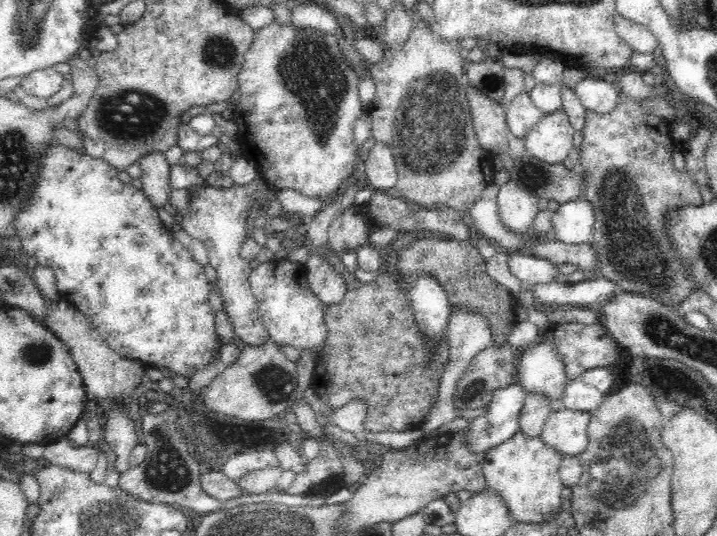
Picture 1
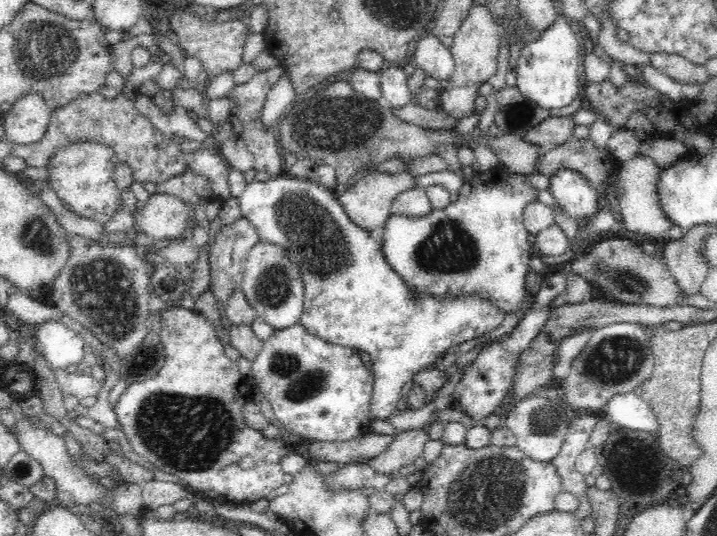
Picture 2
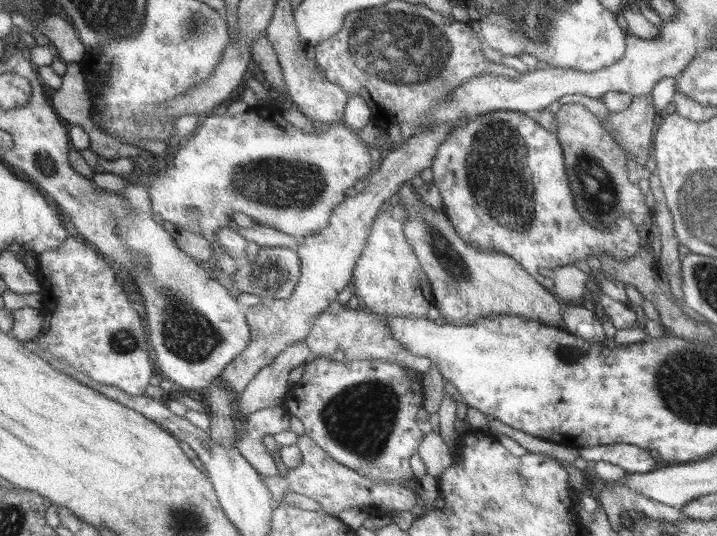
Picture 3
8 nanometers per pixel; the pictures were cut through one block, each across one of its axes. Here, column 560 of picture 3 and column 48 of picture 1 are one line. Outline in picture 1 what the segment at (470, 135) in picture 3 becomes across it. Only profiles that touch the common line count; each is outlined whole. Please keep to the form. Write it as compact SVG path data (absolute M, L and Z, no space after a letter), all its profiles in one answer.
M53 139L44 148L44 152L40 154L40 159L42 159L42 172L40 172L40 178L34 186L34 194L30 194L29 202L16 214L16 219L12 222L15 233L22 241L22 255L36 258L40 266L52 268L56 274L56 287L60 292L60 296L68 299L69 302L73 302L74 306L82 311L82 314L93 320L93 325L106 342L106 345L118 354L124 355L125 358L138 360L138 363L142 363L147 367L167 368L178 376L187 377L191 377L196 370L200 370L202 366L212 362L224 342L221 341L216 332L216 325L214 325L215 311L212 309L210 301L208 301L210 281L206 277L206 269L192 259L190 252L184 246L174 240L170 230L160 221L157 212L158 207L150 202L143 190L134 189L131 183L122 183L116 177L118 170L110 166L105 159L94 158L81 149L70 147Z

